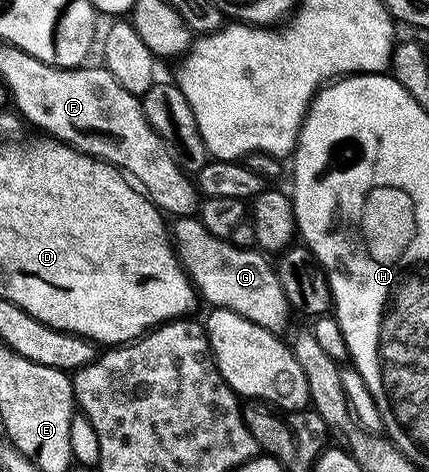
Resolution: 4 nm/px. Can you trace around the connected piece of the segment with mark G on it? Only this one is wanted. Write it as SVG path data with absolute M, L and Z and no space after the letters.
M182 217L173 224L172 238L174 250L178 252L178 259L182 262L182 268L197 289L201 300L211 303L211 308L219 311L231 311L248 321L252 325L260 325L260 329L268 329L273 335L285 336L285 331L290 327L290 321L294 317L294 310L284 293L284 285L280 285L280 277L273 262L269 263L267 256L261 250L248 250L237 248L229 239L212 237L208 229L204 229L201 218Z

